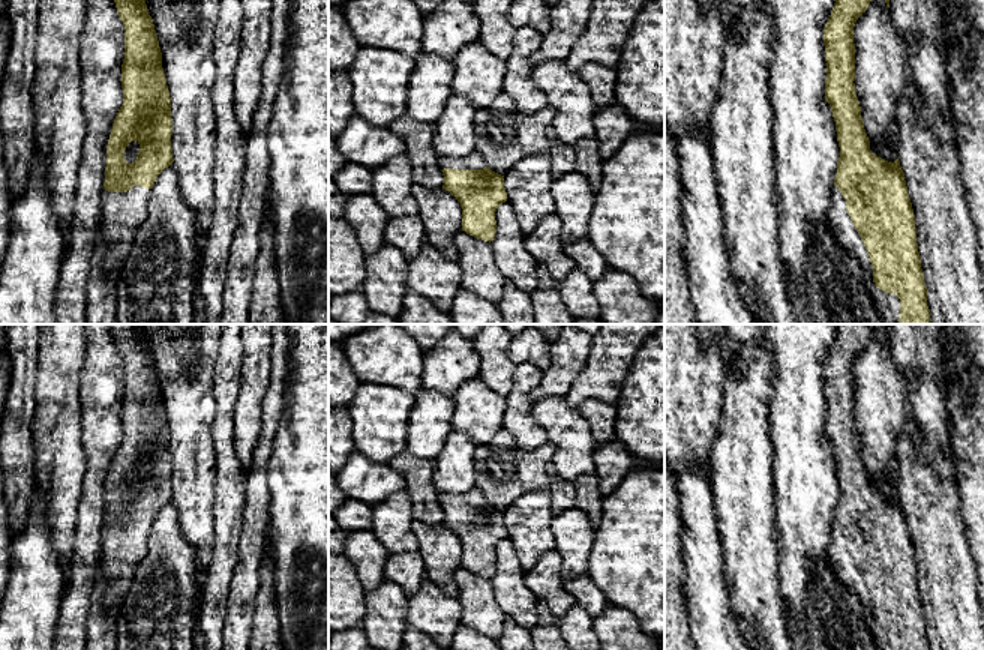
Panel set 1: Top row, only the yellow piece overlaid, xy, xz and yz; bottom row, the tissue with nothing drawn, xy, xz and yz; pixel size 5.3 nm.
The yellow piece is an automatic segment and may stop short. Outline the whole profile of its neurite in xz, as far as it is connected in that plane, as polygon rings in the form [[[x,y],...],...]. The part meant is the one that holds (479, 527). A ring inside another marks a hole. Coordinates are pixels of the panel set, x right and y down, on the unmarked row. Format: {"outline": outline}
{"outline": [[[471,488],[464,494],[440,492],[438,500],[444,512],[442,525],[448,527],[462,543],[462,567],[484,578],[492,578],[496,570],[496,545],[507,537],[504,512],[492,507],[478,488]]]}

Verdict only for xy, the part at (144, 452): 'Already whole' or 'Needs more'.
Needs more

